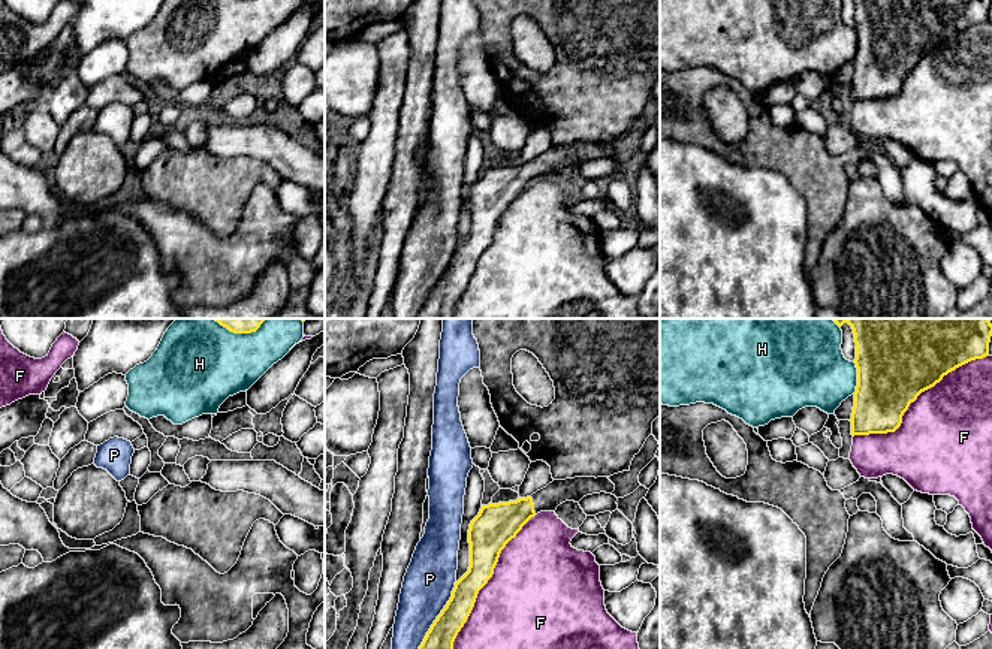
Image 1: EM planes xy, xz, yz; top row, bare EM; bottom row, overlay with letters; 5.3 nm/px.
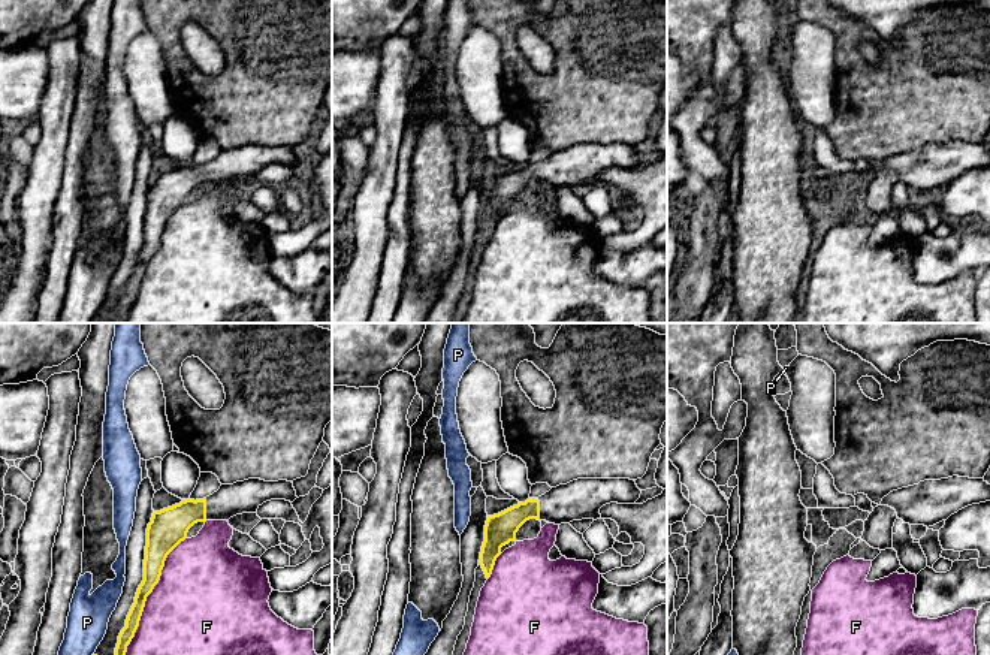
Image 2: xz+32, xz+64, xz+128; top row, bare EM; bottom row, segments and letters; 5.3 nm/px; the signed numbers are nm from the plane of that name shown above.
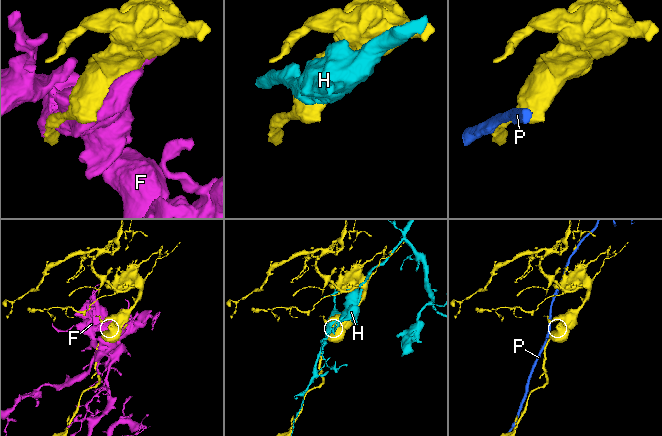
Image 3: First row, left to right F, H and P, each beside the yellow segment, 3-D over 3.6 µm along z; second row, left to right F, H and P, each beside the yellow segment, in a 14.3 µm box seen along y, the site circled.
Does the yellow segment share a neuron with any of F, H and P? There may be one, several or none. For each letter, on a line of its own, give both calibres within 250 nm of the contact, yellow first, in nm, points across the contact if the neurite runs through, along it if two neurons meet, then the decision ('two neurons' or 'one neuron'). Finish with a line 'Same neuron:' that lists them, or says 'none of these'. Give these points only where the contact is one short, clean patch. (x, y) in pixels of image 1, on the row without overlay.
F: 380/500 nm | two neurons
H: 380/380 nm | two neurons
P: 180/260 nm | two neurons
Same neuron: none of these

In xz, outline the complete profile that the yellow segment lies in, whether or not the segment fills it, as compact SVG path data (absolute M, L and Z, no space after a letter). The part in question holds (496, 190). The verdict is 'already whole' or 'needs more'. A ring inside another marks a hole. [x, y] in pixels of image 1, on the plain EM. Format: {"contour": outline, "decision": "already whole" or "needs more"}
{"contour": "M607 142L554 145L531 162L482 170L468 194L470 232L455 248L452 262L437 281L416 319L452 319L453 307L467 287L479 256L494 239L501 215L540 176L555 176L566 166L579 167L593 159L612 159Z", "decision": "needs more"}

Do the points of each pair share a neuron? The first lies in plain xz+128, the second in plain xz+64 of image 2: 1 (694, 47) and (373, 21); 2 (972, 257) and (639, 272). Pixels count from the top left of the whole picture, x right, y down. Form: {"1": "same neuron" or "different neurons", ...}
{"1": "same neuron", "2": "same neuron"}

